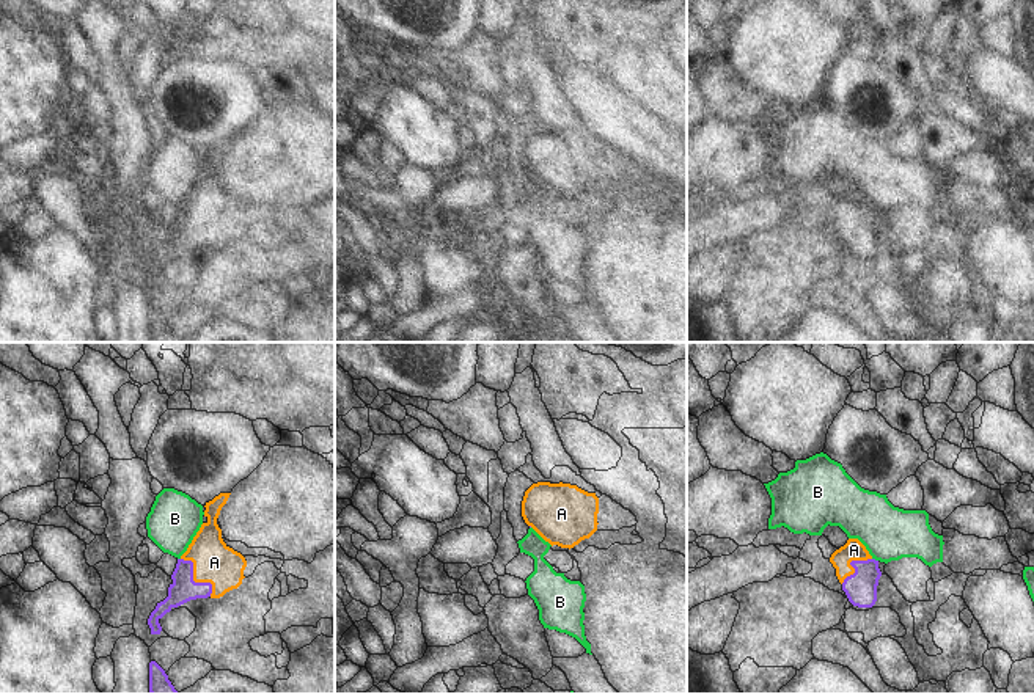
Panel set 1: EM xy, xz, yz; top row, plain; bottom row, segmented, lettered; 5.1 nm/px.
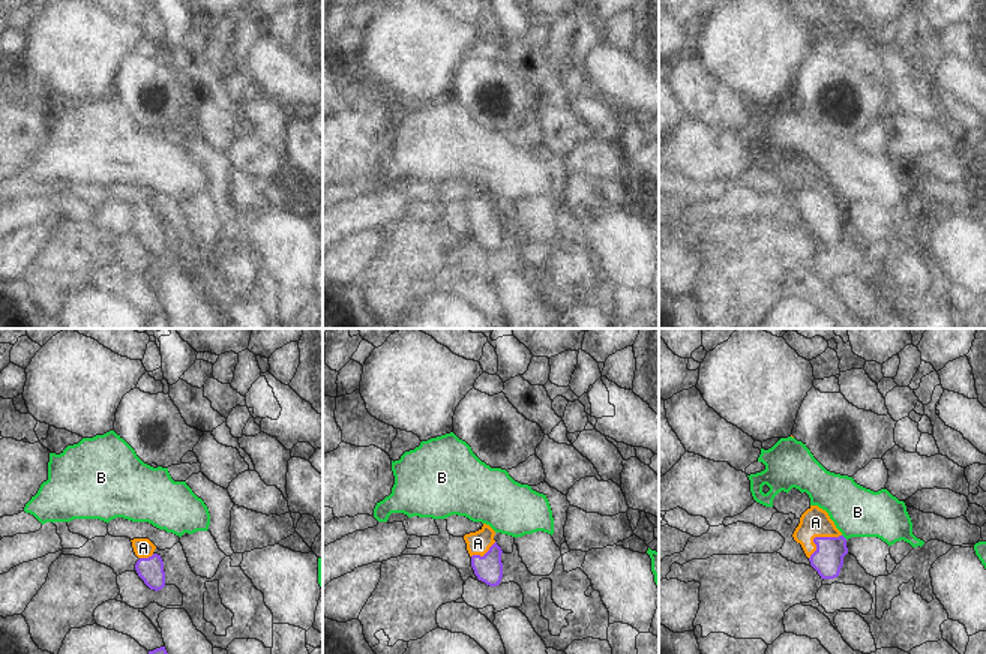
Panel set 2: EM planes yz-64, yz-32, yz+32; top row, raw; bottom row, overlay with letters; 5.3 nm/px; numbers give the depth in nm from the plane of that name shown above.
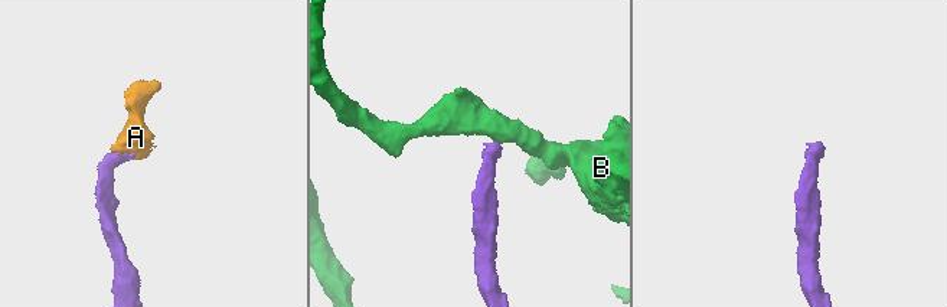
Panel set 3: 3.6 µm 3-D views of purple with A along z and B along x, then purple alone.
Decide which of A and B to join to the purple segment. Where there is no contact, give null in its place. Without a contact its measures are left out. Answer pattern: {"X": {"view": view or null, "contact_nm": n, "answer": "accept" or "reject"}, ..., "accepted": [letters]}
{"A": {"view": "xy", "contact_nm": 260, "answer": "accept"}, "B": {"view": "yz", "contact_nm": 40, "answer": "reject"}, "accepted": ["A"]}

